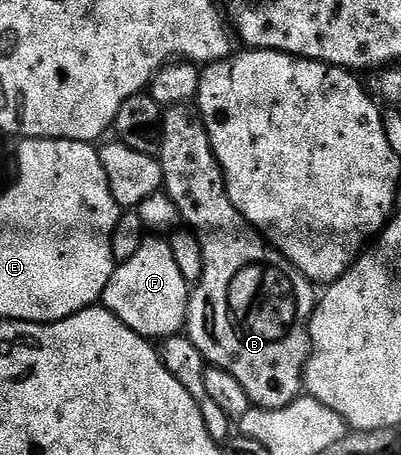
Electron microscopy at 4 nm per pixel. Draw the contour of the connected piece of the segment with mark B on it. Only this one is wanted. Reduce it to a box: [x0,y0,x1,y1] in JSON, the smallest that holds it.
[160,104,316,409]

